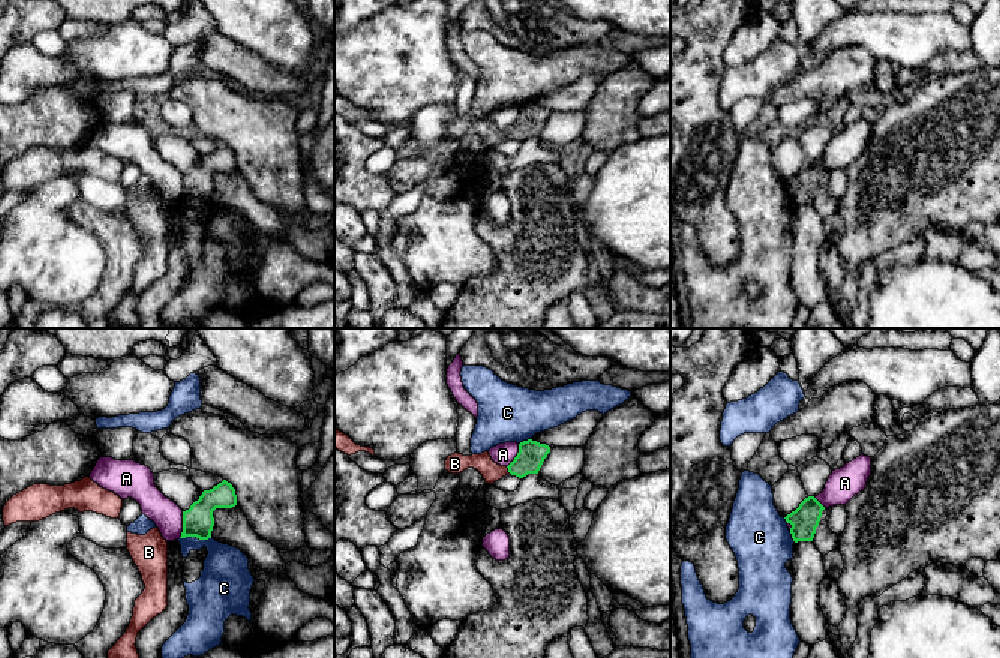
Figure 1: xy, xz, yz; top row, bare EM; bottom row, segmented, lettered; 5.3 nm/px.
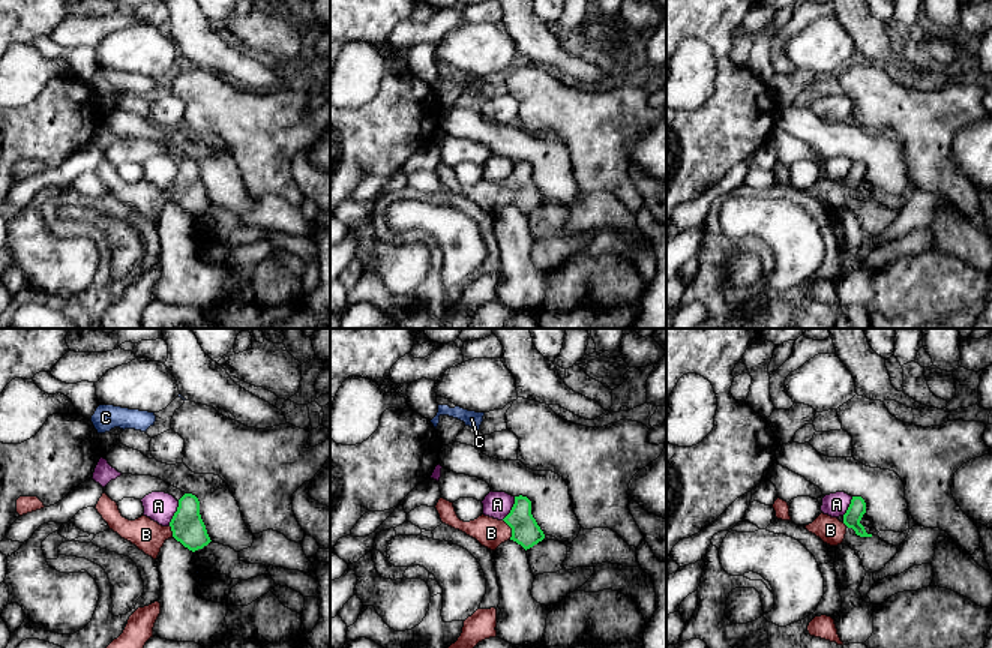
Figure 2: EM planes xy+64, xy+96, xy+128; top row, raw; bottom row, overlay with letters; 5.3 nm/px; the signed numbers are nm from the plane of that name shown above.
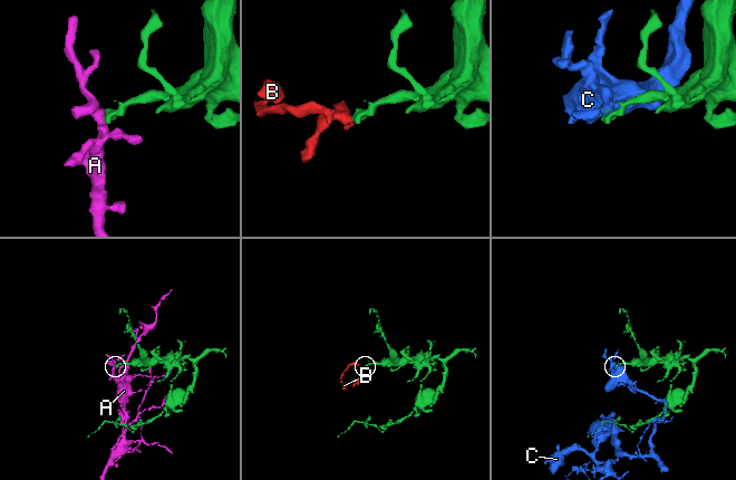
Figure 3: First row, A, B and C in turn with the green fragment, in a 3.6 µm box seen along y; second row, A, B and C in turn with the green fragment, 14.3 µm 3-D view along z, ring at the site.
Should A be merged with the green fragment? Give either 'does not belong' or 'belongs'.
does not belong

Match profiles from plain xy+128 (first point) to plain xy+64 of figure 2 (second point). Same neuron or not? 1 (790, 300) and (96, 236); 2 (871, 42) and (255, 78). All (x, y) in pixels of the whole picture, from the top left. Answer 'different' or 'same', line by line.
1: same
2: same

